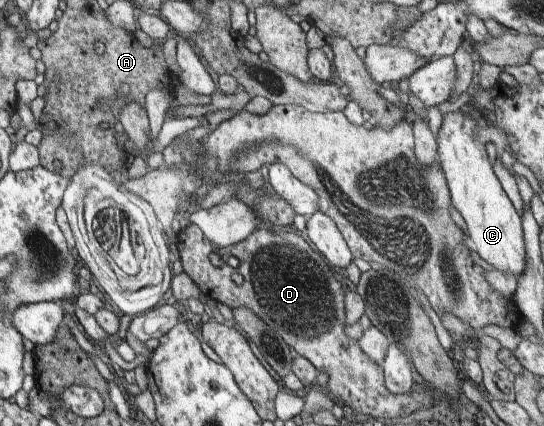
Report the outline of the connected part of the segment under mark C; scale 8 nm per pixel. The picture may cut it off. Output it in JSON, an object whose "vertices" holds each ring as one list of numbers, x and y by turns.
{"vertices":[[466,107,454,113,446,113,443,118,437,139,438,159,451,203,467,225,469,247,494,269,518,279,526,271,526,241,522,219,494,174,485,145,474,139,476,116]]}

